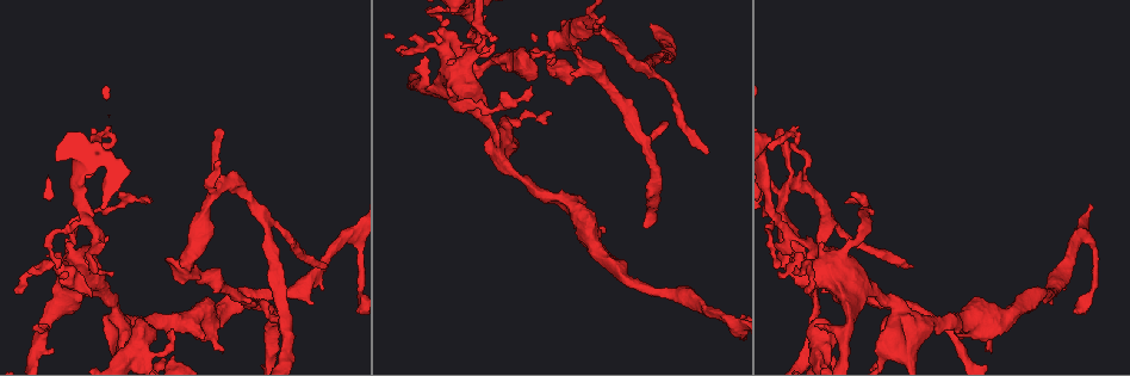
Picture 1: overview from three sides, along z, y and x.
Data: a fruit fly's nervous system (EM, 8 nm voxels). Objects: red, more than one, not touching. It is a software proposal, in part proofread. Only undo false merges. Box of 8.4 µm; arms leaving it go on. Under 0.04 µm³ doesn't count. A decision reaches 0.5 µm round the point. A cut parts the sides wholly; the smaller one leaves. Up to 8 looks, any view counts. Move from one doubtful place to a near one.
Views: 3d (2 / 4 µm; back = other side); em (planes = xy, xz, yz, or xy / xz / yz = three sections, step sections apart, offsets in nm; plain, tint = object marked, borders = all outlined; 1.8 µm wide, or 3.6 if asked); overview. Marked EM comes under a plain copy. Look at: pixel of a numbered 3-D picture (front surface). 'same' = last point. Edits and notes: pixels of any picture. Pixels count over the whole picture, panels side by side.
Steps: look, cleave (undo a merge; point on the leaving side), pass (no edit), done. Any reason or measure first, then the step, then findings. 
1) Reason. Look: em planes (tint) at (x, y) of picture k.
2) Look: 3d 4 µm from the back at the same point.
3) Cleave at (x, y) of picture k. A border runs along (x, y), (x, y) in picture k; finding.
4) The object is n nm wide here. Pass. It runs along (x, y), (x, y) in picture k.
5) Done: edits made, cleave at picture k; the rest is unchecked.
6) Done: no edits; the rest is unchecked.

Thick turns thin. Look: 3d 4 µm at (809, 244) of picture 1.

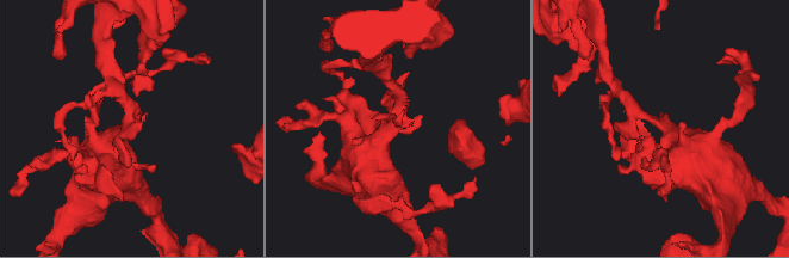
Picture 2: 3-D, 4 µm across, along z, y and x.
Look: em planes (tint) at (665, 129) of picture 2.

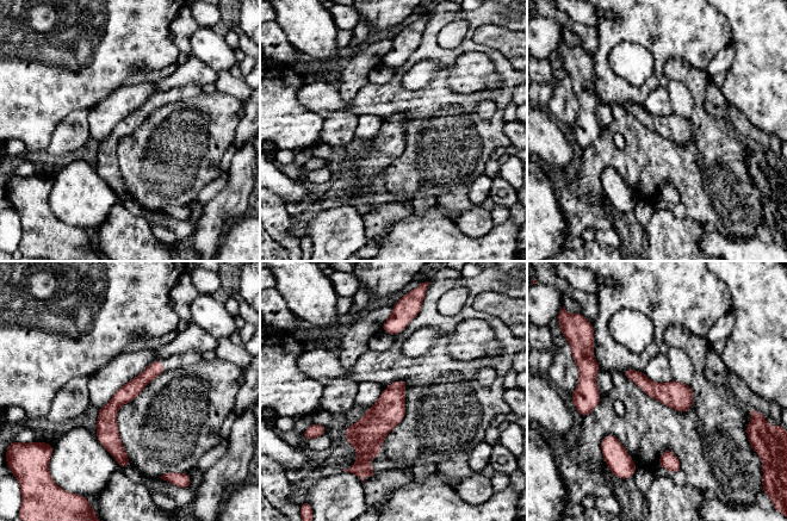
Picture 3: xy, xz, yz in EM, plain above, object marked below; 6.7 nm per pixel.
Pass. It runs along (159, 364), (110, 410), (124, 464) in picture 3; one neuron here.

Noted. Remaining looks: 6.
Sudden change in width. Look: 3d 2 µm at (194, 276) of picture 1.

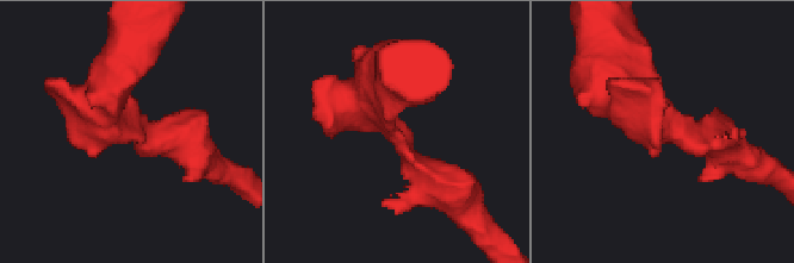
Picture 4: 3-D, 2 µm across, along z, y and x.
The arms are 260, 360 nm wide; shape alone is not enough. Look: em planes (tint) at (677, 125) of picture 4.

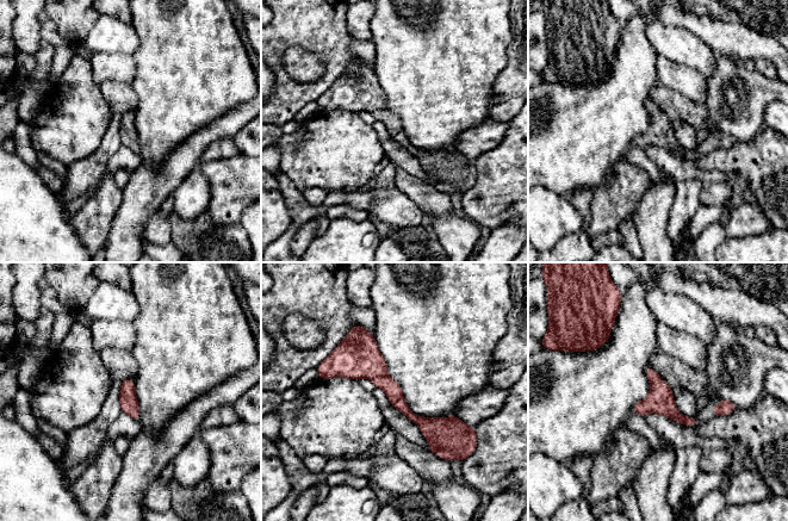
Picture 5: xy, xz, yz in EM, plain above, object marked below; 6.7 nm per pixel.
Pass. It runs along (328, 371), (370, 368), (413, 417), (459, 426) in picture 5; one neuron here.

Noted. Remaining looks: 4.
Three-way junction. Look: 3d 4 µm at (504, 125) of picture 1.

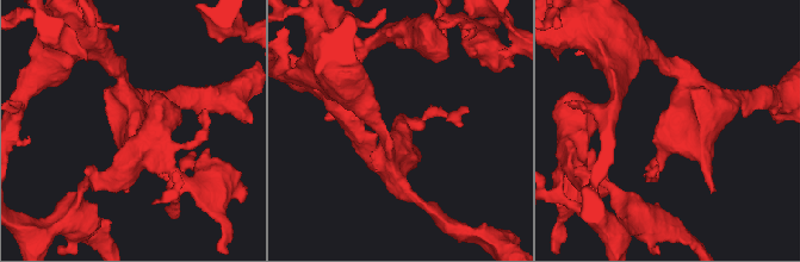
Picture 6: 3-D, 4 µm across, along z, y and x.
3 arms meet here; shape alone is not enough. Look: em planes (tint) at (666, 145) of picture 6.

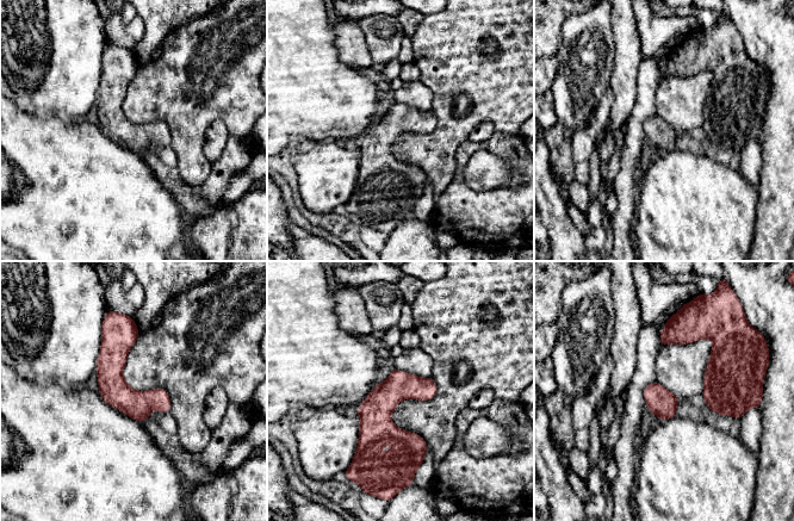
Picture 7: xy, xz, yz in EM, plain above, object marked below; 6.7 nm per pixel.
Pass. Continuous, no second neuron.

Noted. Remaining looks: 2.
Abrupt turn. Look: 3d 2 µm at (1079, 235) of picture 1.

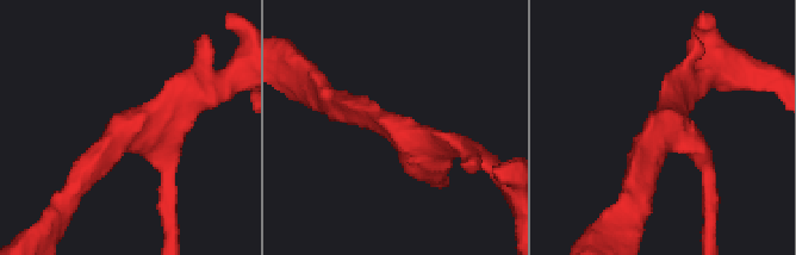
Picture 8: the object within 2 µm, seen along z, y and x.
3 arms meet here; now the EM. Look: em xy step 16 (borders) at (404, 138) of picture 8.

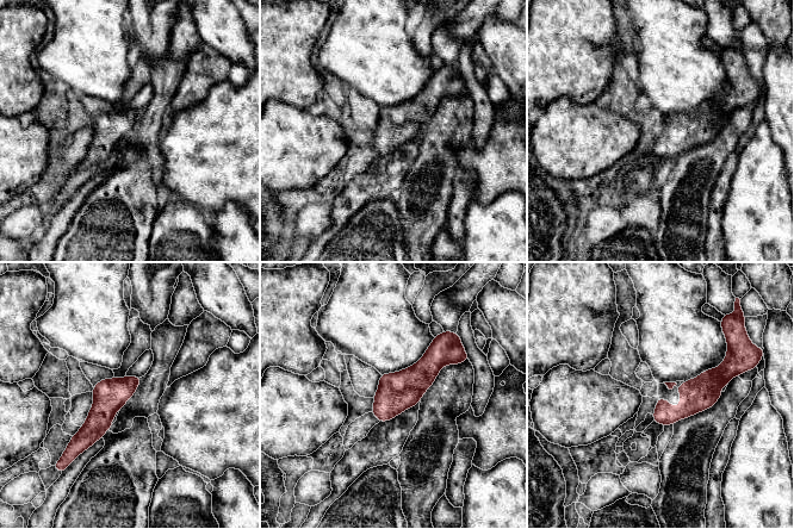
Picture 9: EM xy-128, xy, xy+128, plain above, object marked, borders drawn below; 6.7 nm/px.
Pass. All the same neuron.

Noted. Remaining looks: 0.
Done: no edits; the rest is unchecked.

